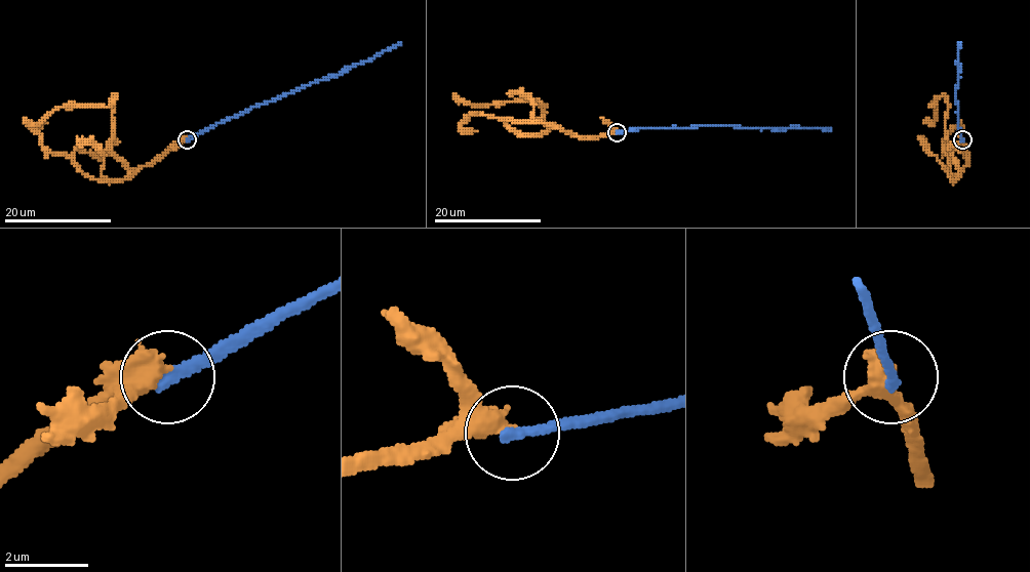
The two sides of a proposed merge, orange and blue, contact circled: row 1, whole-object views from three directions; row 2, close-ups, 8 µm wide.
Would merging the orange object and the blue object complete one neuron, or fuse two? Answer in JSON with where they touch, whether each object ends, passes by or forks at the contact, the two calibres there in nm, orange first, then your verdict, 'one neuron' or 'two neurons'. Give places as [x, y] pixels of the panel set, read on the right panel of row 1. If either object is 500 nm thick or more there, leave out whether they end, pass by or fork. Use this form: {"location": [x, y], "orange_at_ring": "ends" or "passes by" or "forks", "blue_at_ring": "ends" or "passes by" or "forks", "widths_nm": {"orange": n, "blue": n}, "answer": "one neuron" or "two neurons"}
{"location": [962, 139], "widths_nm": {"orange": 600, "blue": 300}, "answer": "two neurons"}

